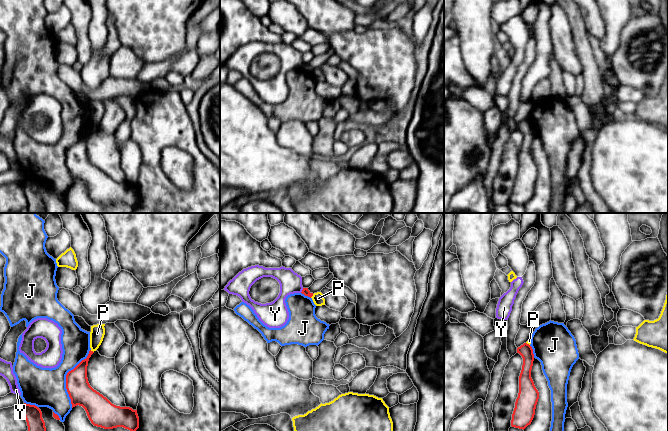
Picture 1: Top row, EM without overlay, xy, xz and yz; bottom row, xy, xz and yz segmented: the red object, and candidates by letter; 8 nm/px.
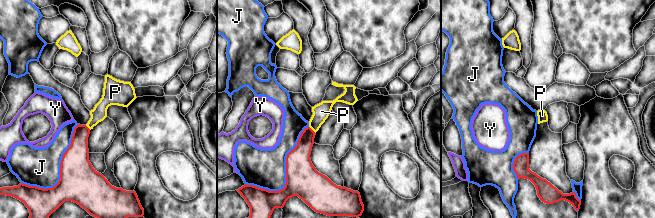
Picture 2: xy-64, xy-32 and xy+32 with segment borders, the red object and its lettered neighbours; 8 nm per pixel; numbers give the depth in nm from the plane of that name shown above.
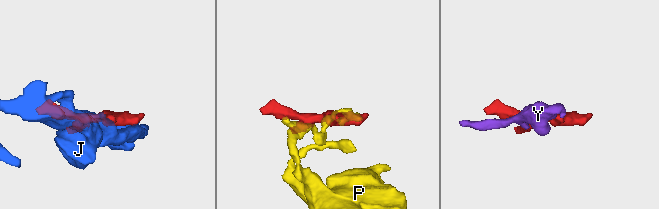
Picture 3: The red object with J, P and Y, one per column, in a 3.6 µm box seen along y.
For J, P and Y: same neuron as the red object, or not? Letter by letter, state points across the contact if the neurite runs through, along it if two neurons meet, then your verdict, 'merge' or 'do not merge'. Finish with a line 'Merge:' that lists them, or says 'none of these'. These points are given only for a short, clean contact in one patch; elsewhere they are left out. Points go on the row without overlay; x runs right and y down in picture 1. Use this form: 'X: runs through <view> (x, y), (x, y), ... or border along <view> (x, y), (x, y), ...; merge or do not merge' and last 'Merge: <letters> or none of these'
J: do not merge
P: border along xz (313, 70), (310, 73); do not merge
Y: border along xz (303, 64), (300, 68); do not merge
Merge: none of these

